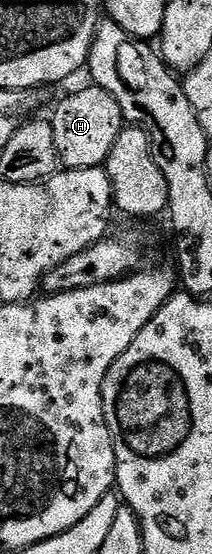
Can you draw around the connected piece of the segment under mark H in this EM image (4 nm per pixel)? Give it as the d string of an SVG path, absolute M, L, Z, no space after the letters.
M96 85L88 86L67 96L51 114L60 166L71 171L104 167L107 157L111 157L115 141L119 141L121 128L126 126L119 101L115 101L107 89Z

